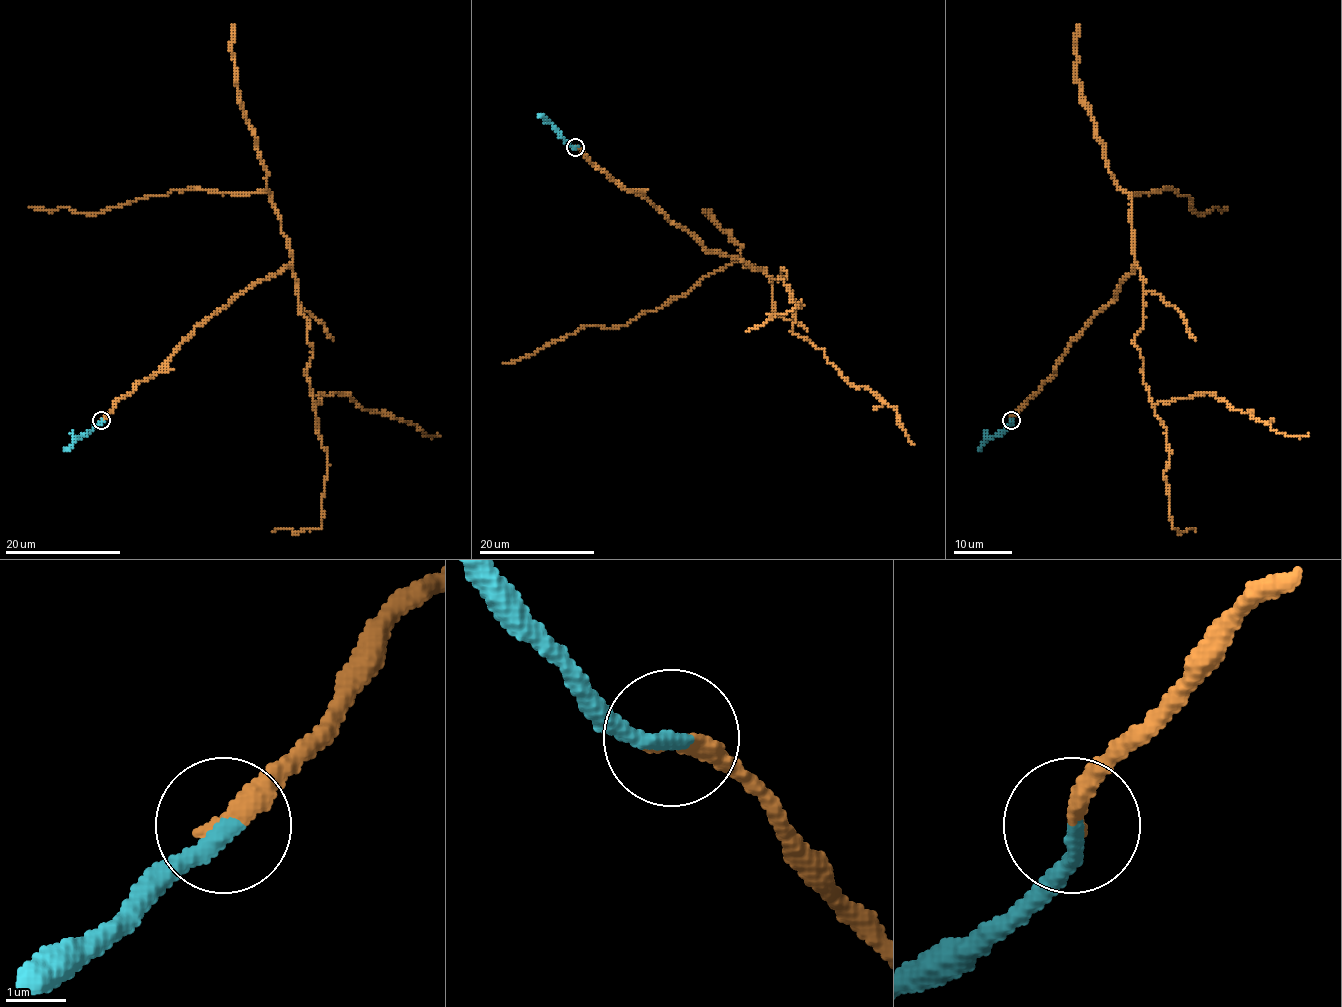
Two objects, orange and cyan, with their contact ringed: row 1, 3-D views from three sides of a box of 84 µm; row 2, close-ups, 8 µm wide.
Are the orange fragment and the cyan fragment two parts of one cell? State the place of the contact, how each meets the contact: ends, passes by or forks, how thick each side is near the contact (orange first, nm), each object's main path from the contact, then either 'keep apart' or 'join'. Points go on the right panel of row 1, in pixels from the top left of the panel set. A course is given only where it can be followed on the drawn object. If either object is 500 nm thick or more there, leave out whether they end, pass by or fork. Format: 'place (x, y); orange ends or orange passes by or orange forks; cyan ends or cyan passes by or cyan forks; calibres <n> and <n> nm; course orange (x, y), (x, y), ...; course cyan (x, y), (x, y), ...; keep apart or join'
place (1011, 420); orange ends; cyan ends; calibres 340 and 320 nm; course orange (1011, 419), (1135, 266), (1144, 321), (1134, 344), (1154, 403), (1212, 393), (1273, 429), (1309, 435); course cyan (1011, 421), (1005, 429), (985, 441), (980, 450); join

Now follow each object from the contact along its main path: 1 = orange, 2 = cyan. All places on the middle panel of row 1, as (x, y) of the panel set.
1: (575, 147), (708, 251), (773, 280), (783, 270), (792, 331), (895, 409), (913, 445)
2: (575, 147), (548, 121), (538, 116)

